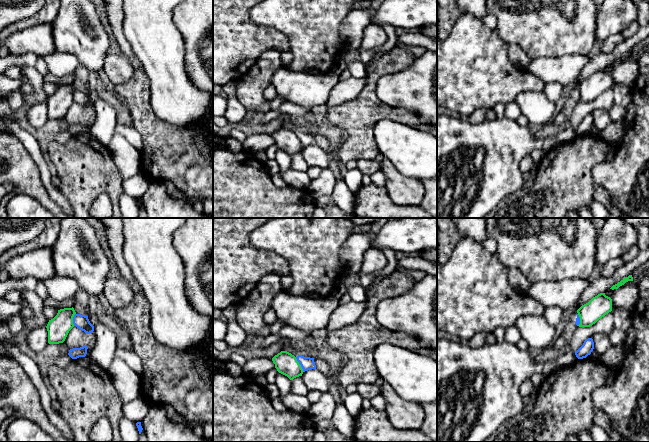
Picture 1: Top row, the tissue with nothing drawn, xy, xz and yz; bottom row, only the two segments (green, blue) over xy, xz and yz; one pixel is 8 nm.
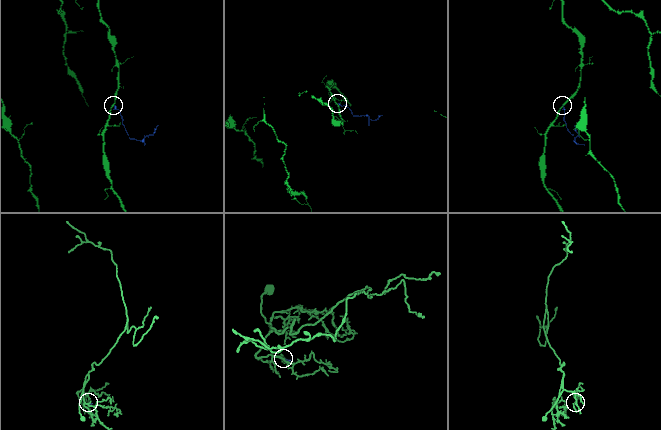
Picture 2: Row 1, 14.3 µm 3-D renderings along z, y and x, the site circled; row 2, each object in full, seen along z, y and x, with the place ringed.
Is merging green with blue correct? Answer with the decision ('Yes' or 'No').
No

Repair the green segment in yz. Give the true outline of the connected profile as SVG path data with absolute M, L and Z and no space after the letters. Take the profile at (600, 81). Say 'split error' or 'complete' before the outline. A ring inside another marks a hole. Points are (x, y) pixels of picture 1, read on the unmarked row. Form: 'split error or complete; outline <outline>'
complete; outline M600 69L577 86L580 93L578 102L590 103L611 87L612 75L605 69Z

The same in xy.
complete; outline M64 84L58 86L57 91L49 96L46 104L48 107L48 119L59 120L63 119L74 103L73 93L76 90L74 84Z

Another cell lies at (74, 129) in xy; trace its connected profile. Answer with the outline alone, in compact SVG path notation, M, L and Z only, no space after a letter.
M83 122L80 124L73 124L69 126L68 131L72 134L72 135L77 135L79 133L85 133L87 130L87 122Z

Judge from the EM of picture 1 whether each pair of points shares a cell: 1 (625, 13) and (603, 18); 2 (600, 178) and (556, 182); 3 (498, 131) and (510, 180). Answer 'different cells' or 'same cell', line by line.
1: same cell
2: different cells
3: same cell

